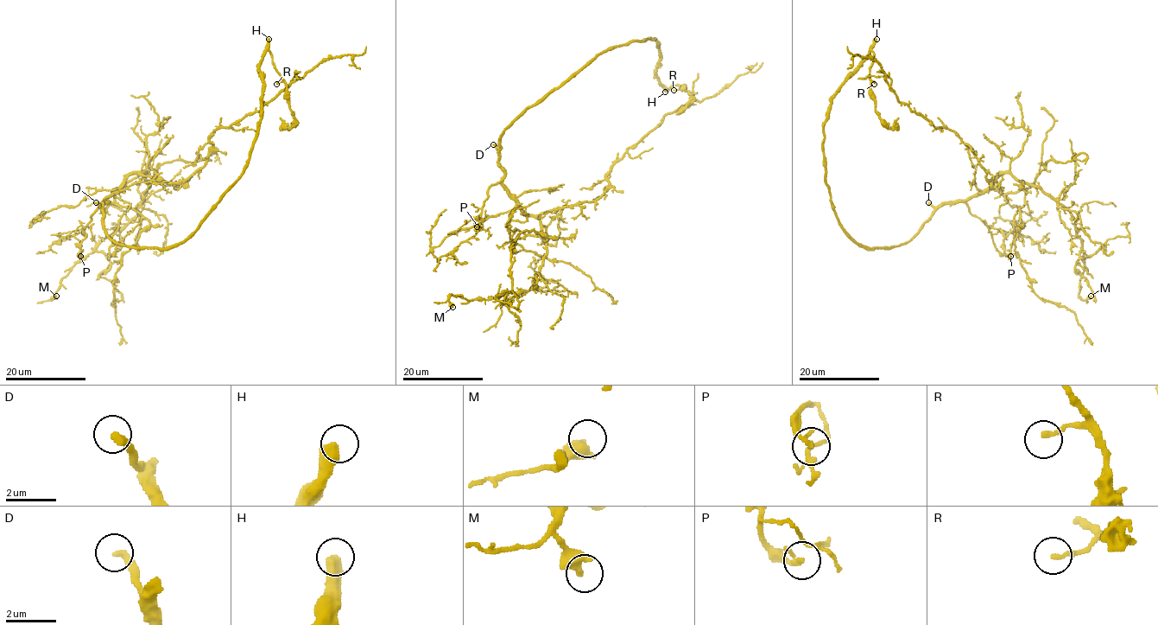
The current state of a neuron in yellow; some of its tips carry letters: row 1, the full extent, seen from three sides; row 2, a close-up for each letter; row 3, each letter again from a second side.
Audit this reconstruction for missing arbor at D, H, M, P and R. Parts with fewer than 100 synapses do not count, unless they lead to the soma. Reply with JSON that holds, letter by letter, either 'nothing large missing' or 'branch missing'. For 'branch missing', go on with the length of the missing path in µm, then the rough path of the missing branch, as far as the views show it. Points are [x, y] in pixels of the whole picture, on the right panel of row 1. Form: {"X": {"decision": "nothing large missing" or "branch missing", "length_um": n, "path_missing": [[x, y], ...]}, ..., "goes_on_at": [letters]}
{"D": {"decision": "branch missing", "length_um": 70, "path_missing": [[928, 202], [925, 205], [920, 194], [929, 156], [939, 139], [966, 112], [967, 90]]}, "H": {"decision": "branch missing", "length_um": 100}, "M": {"decision": "nothing large missing"}, "P": {"decision": "nothing large missing"}, "R": {"decision": "nothing large missing"}, "goes_on_at": ["D", "H"]}

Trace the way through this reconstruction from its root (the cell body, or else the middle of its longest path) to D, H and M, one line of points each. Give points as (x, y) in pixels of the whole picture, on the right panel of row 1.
D: (919, 231), (934, 209), (928, 202)
H: (919, 231), (902, 244), (863, 247), (836, 217), (825, 179), (823, 123), (830, 98), (876, 39)
M: (919, 231), (940, 206), (977, 196), (1010, 173), (1073, 218), (1085, 267), (1078, 296), (1091, 296)

